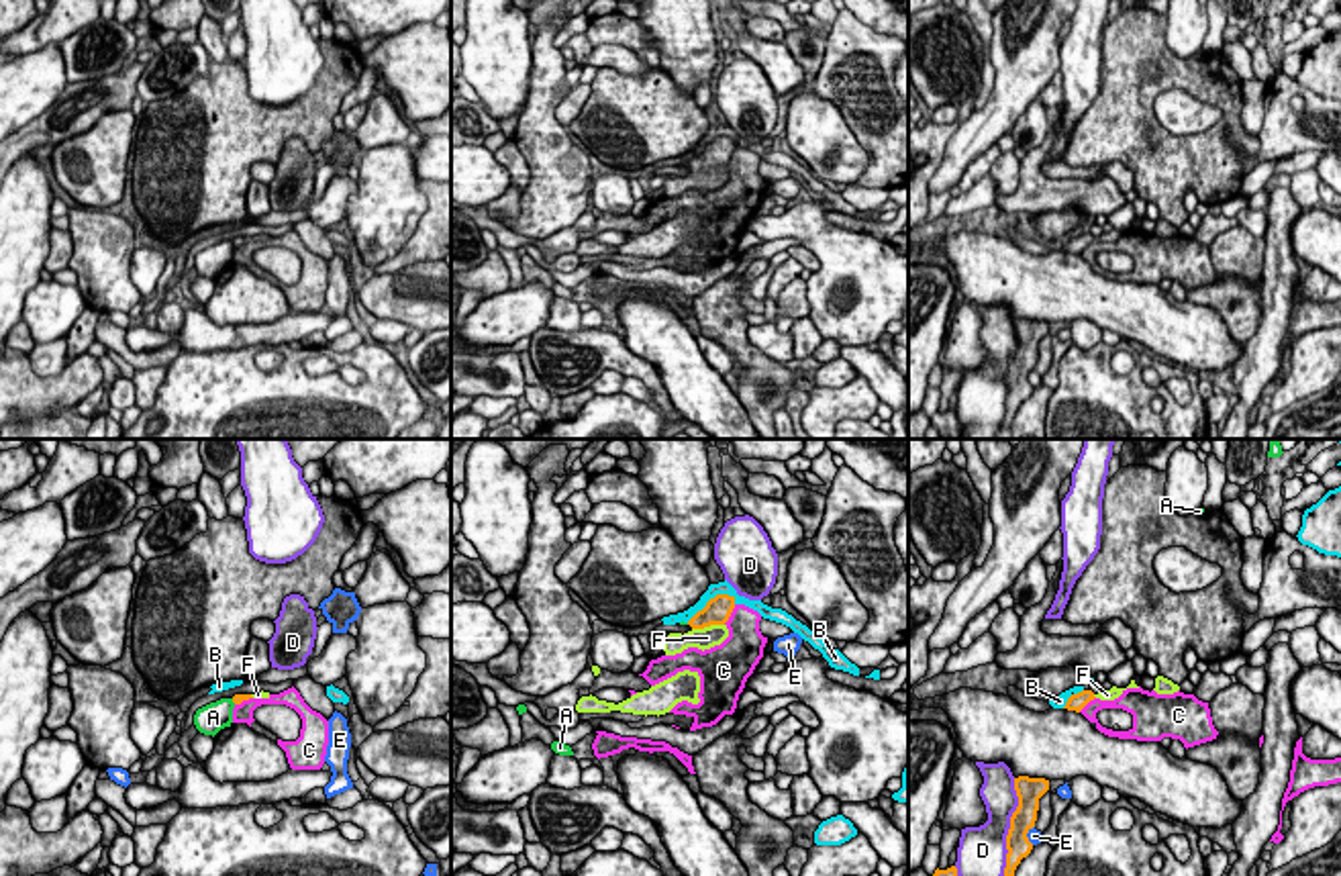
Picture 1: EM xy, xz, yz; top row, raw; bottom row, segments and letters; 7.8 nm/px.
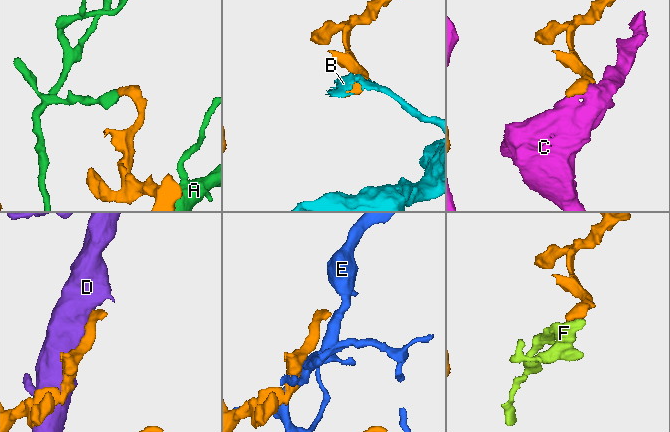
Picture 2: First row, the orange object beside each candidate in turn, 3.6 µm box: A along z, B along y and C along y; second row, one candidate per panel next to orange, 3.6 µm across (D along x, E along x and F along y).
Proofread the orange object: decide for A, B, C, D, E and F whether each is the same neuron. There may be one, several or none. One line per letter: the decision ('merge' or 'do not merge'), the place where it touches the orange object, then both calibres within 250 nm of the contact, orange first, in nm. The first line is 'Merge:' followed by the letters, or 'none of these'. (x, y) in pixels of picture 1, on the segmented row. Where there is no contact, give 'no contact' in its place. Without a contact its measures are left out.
Merge: F
A: do not merge; meets orange in xy at (233, 701); 90 nm thick on the orange side, 240 nm on the other
B: do not merge; meets orange in xz at (711, 599); 220 nm thick on the orange side, 100 nm on the other
C: do not merge; meets orange in xz at (729, 615); 220 nm thick on the orange side, 280 nm on the other
D: do not merge; meets orange in yz at (1011, 828); 190 nm thick on the orange side, 320 nm on the other
E: do not merge; meets orange in yz at (1025, 836); 190 nm thick on the orange side, 100 nm on the other
F: merge; meets orange in xz at (707, 625); 220 nm thick on the orange side, 170 nm on the other

